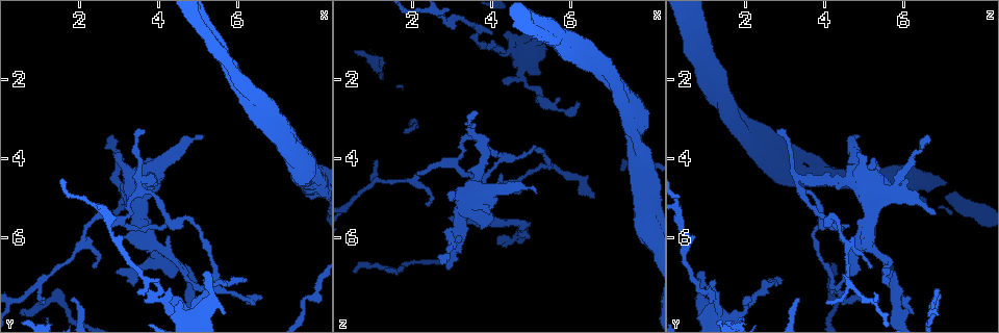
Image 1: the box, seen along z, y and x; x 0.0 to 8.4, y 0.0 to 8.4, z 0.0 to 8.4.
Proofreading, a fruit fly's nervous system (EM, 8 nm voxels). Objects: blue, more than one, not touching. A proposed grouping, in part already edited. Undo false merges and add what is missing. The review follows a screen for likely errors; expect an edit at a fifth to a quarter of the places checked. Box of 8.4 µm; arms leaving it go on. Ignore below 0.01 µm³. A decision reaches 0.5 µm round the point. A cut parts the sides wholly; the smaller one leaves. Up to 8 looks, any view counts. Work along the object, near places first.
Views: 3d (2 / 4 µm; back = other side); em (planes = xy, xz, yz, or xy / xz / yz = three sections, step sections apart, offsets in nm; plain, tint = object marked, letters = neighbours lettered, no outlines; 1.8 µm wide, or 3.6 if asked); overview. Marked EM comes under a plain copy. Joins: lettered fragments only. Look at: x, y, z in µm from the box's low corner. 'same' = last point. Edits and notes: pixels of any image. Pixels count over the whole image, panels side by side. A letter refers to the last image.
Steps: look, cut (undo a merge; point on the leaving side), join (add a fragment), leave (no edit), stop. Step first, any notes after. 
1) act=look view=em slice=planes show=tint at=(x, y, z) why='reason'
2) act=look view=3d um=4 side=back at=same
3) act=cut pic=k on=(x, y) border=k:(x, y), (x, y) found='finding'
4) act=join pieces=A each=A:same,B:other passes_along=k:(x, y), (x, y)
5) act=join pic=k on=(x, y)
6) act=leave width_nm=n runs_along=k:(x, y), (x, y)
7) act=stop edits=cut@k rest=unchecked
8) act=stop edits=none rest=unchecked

act=look view=em slice=planes show=letters at=(2.95, 5.45, 6.80) why='free end'

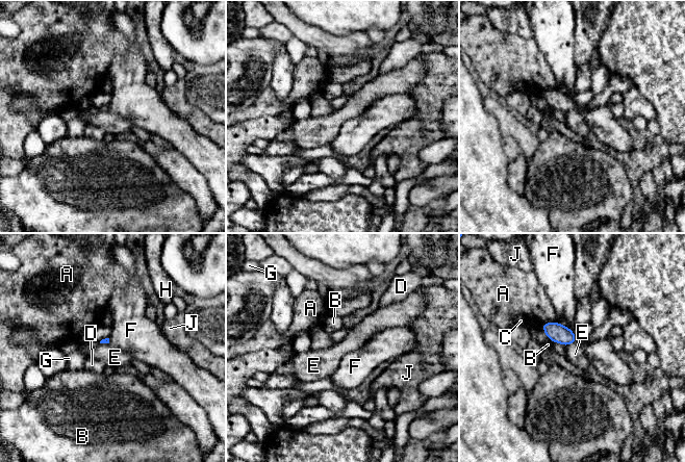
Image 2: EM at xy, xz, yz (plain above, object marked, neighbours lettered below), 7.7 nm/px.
act=leave each=A:other,B:other,C:other,D:other,E:other,F:other,G:other,H:other,J:other found='no lettered fragment goes on from it'

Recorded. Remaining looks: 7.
act=look view=3d um=4 at=(5.60, 1.40, 1.05)

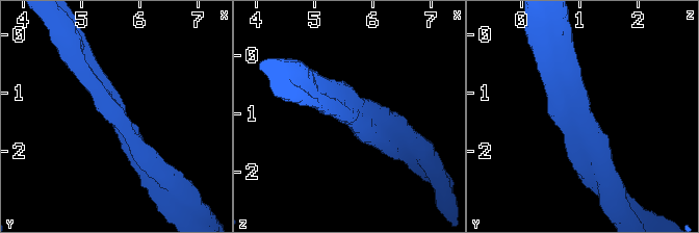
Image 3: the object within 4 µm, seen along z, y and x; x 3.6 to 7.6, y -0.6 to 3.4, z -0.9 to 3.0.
act=look view=em slice=planes show=letters at=(5.65, 1.40, 1.00) why='shape alone is not enough'

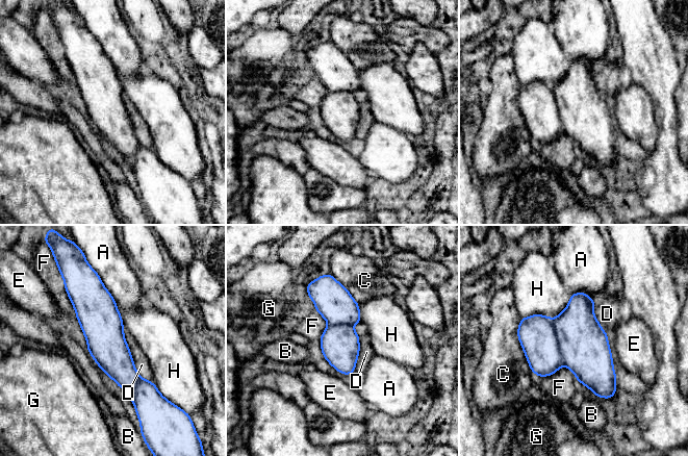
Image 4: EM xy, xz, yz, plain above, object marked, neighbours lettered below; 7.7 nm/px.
act=leave longest_contact=D:480nm each=A:other,B:other,C:other,D:other,E:other,F:other,G:other,H:other border=4:(123, 329), (136, 372), (152, 382) found='all the same neuron'

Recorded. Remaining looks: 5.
act=look view=3d um=2 at=(4.80, 7.75, 2.05) why='thick turns thin'

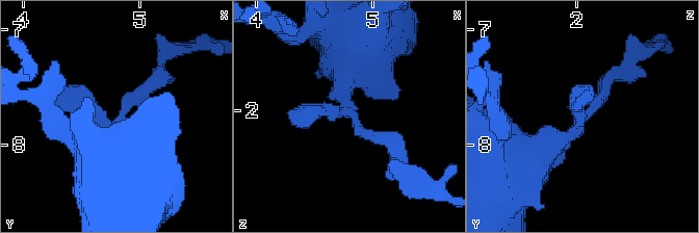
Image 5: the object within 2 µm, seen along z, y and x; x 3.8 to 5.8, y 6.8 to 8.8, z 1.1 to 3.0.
act=look view=em slice=xz step=8 show=tint at=(4.82, 7.74, 2.04)

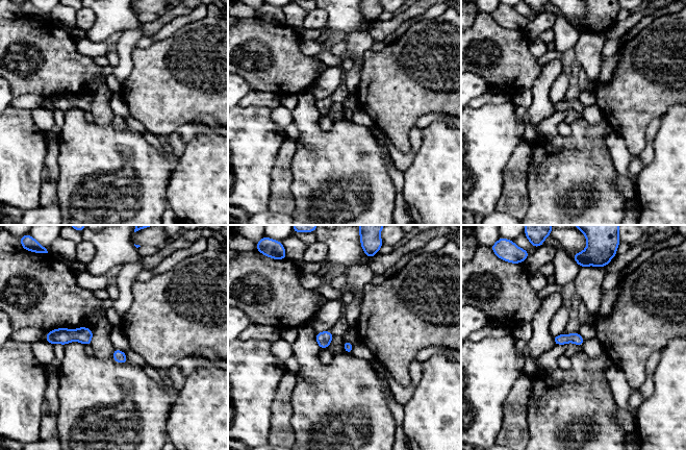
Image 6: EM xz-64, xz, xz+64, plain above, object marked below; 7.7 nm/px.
act=look view=em slice=xz step=8 show=letters at=same why='what lies round it'

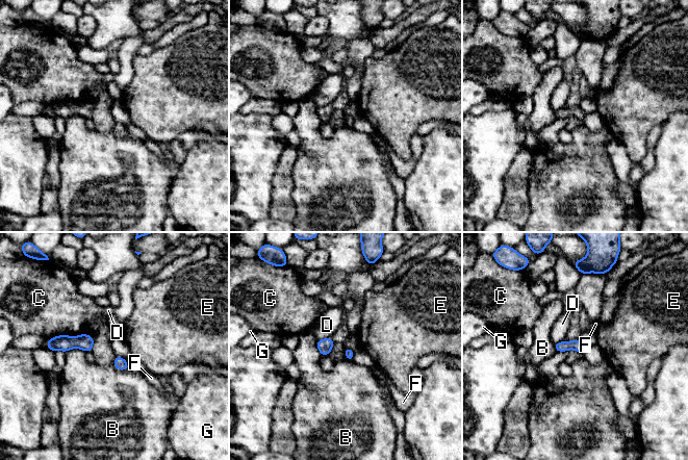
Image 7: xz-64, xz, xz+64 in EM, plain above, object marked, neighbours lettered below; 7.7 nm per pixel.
act=leave longest_contact=C:170nm each=B:other,C:other,D:other,E:other,F:other,G:other border=7:(69, 334), (59, 334), (48, 339) found='all the same neuron'

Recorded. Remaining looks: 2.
act=stop edits=none rest=unchecked

